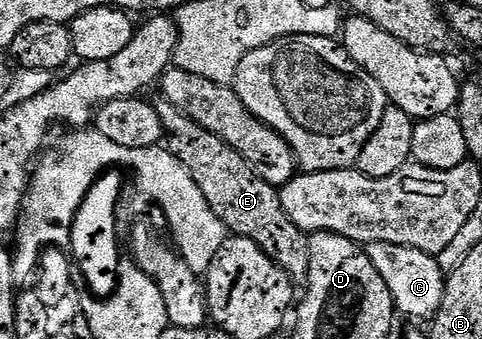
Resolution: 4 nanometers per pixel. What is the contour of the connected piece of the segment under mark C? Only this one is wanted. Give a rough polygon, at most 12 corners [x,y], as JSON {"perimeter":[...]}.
{"perimeter":[[390,242],[366,254],[412,321],[438,313],[447,283],[439,260]]}

